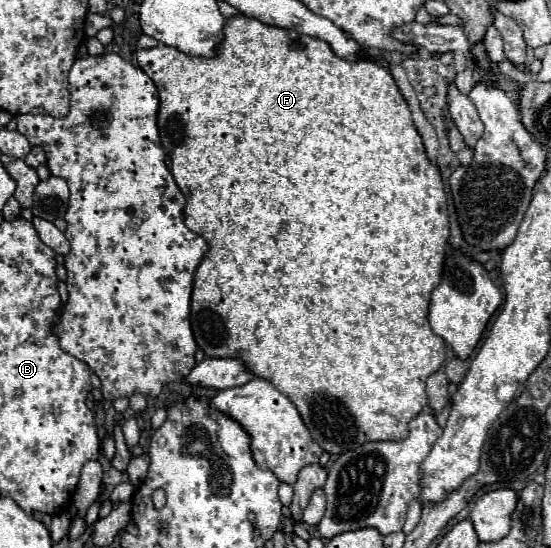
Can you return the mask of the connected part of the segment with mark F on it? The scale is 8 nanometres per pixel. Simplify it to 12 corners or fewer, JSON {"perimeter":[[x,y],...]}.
{"perimeter":[[135,52],[191,330],[329,454],[407,438],[449,220],[391,72]]}

